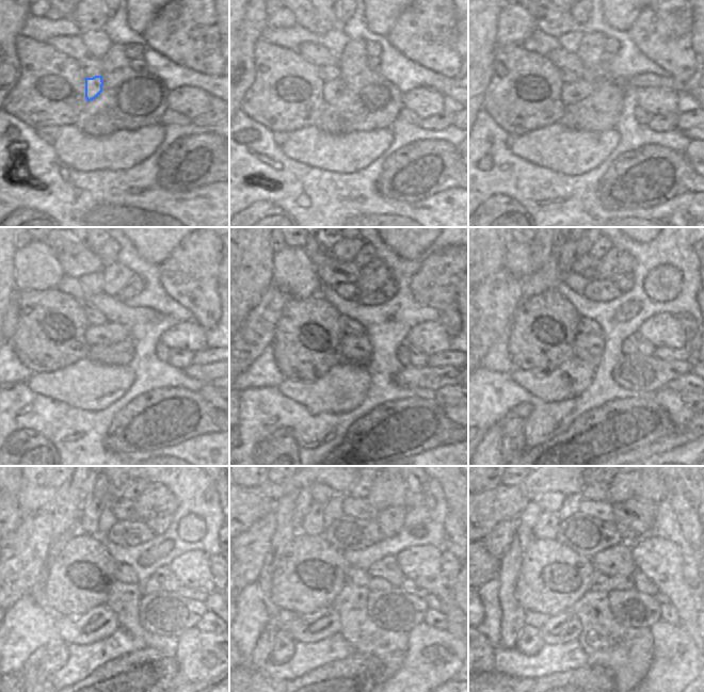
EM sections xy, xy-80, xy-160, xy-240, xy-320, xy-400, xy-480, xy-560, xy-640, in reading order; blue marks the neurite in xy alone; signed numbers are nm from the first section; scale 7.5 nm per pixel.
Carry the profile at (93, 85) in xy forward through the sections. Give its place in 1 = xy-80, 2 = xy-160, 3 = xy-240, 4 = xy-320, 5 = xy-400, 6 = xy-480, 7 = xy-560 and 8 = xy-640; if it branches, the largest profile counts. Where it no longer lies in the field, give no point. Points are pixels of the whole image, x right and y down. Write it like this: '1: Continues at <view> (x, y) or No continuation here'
1: Continues at xy-80 (332, 90)
2: Continues at xy-160 (573, 93)
3: Continues at xy-240 (110, 333)
4: Continues at xy-320 (355, 349)
5: Continues at xy-400 (589, 347)
6: Continues at xy-480 (117, 588)
7: Continues at xy-560 (356, 626)
8: Continues at xy-640 (626, 652)

